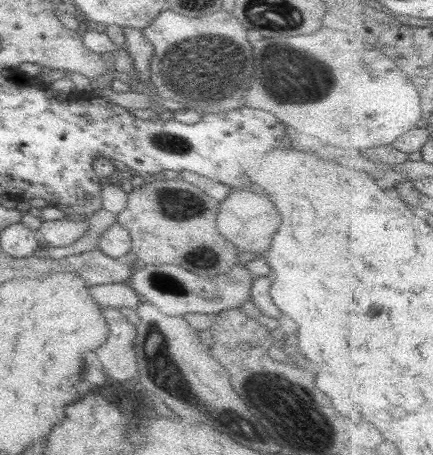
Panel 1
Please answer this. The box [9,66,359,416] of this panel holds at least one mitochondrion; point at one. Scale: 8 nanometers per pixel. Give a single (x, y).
(184, 205)

